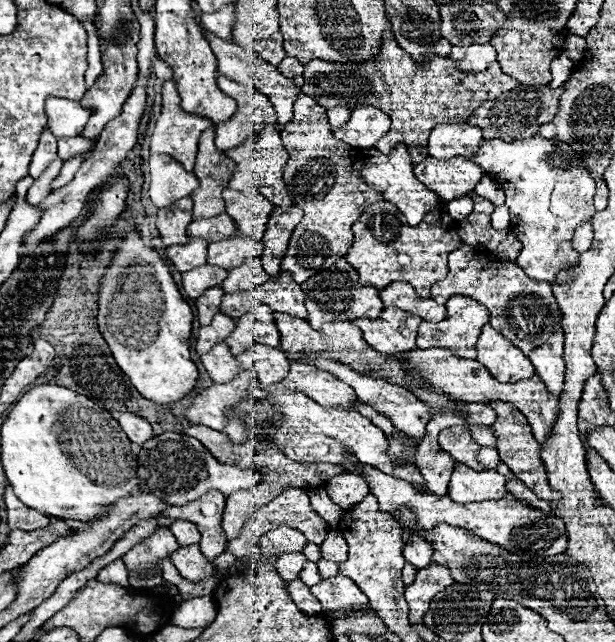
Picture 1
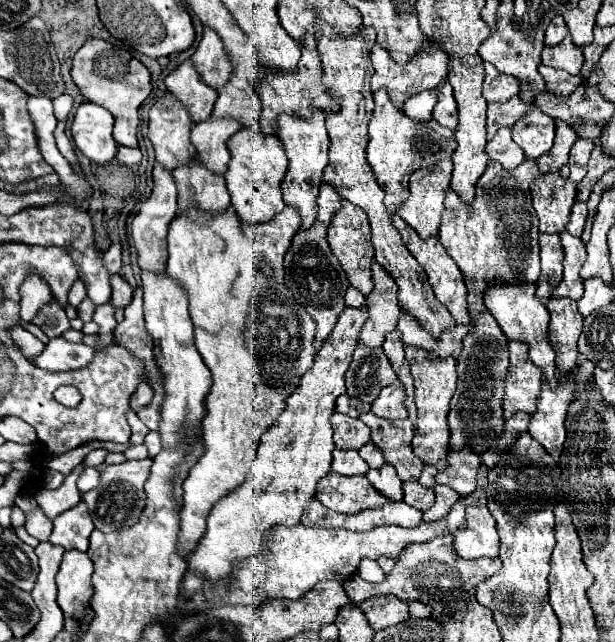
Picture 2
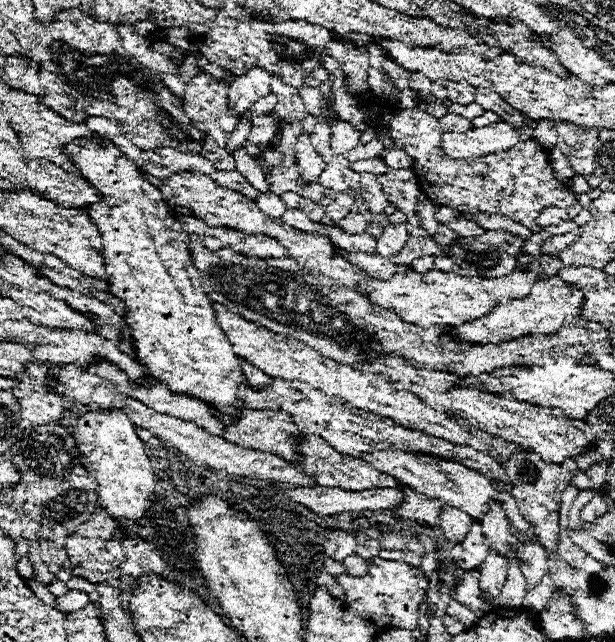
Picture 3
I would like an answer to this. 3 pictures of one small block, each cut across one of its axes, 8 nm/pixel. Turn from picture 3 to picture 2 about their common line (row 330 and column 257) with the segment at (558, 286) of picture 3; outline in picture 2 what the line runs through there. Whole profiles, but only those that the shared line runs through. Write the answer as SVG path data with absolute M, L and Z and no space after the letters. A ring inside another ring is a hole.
M366 306L362 308L362 312L358 312L356 308L346 308L330 338L326 340L326 344L322 344L322 350L316 352L314 356L314 364L312 368L302 376L300 386L294 390L294 394L288 398L288 404L284 408L284 412L280 414L278 422L268 428L260 440L258 446L258 458L256 464L248 476L248 480L236 488L230 496L224 496L210 512L208 516L208 530L202 536L196 552L190 556L188 560L188 572L184 576L182 582L182 596L188 596L192 592L196 592L198 588L204 586L204 582L196 576L202 574L208 580L220 580L220 578L228 578L232 576L232 564L236 564L238 560L244 560L248 556L260 556L264 554L264 534L272 528L272 526L298 526L300 524L300 516L304 514L306 504L314 498L316 494L316 484L320 482L320 478L326 476L326 472L330 472L330 464L332 464L332 450L334 450L334 442L332 442L332 424L330 424L330 416L334 414L334 402L340 394L346 392L344 388L344 374L352 362L352 354L356 350L358 344L358 334L362 324L366 322Z

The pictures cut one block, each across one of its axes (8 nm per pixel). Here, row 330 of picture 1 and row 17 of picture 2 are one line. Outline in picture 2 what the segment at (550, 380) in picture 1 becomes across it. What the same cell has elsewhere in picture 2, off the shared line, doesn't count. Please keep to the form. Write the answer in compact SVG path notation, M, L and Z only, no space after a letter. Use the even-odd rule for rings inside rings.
M554 16L552 22L550 22L550 26L548 26L548 30L546 30L544 42L546 42L546 46L554 46L554 44L558 44L558 40L562 40L566 34L568 34L568 28L566 28L562 16Z

